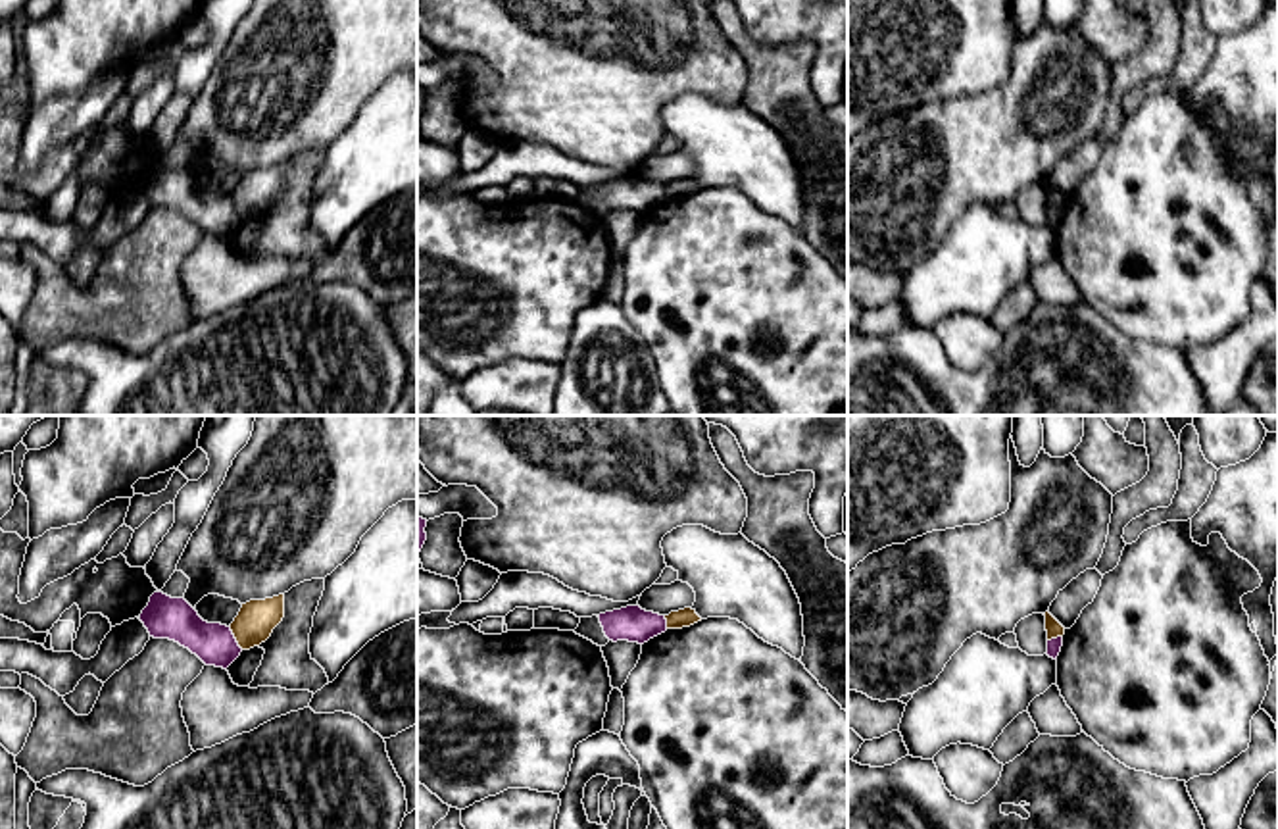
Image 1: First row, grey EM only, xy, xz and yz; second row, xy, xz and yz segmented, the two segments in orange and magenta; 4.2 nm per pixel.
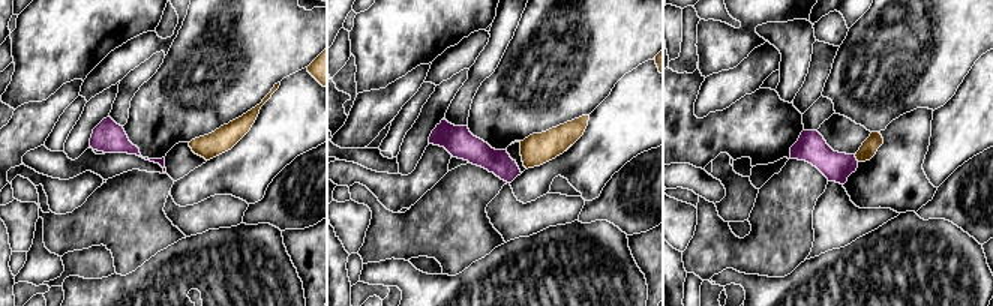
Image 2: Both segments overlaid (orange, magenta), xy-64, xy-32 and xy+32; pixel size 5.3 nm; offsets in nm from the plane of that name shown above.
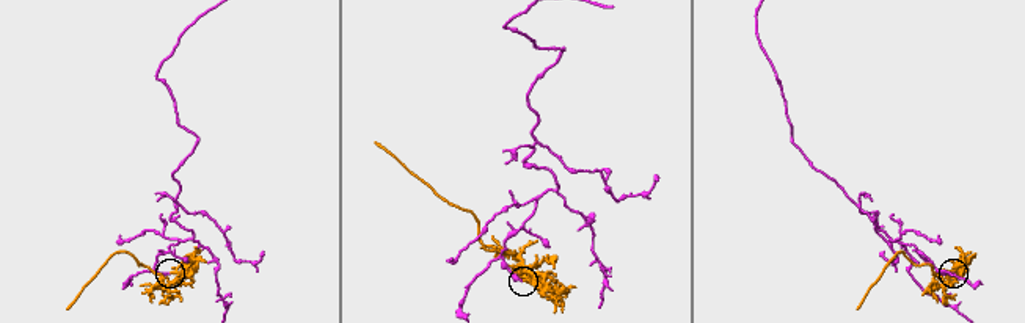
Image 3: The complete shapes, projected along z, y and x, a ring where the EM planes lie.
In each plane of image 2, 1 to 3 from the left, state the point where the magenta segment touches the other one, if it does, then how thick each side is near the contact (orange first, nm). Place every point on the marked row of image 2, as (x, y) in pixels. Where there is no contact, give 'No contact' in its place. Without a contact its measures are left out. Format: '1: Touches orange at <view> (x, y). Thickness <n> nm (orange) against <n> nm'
1: No contact
2: No contact
3: Touches orange at xy+32 (855, 156). Thickness 90 nm (orange) against 160 nm

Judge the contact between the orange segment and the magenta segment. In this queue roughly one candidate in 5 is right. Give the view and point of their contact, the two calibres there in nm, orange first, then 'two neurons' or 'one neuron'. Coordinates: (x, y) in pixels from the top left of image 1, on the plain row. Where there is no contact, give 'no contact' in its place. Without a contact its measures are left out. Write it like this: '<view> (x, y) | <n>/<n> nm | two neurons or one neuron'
xy (235, 206) | 160/170 nm | two neurons

